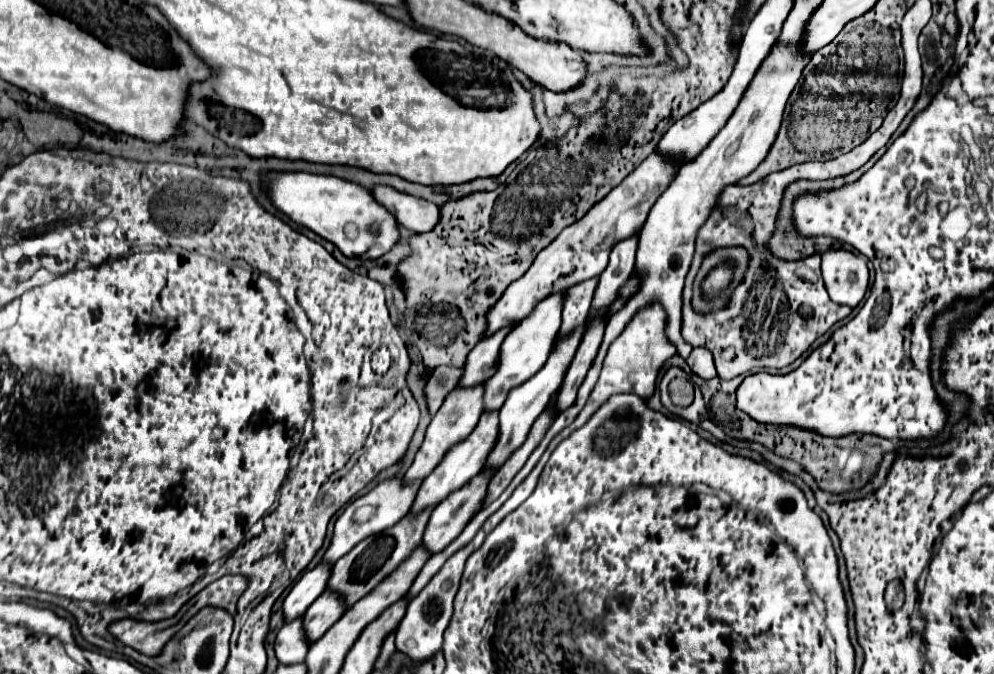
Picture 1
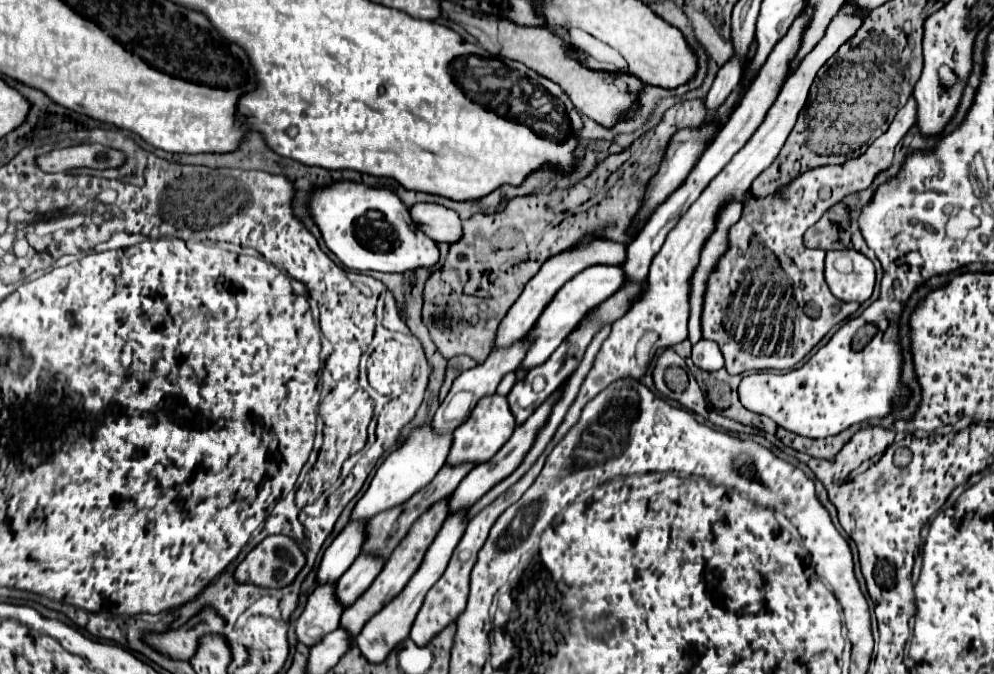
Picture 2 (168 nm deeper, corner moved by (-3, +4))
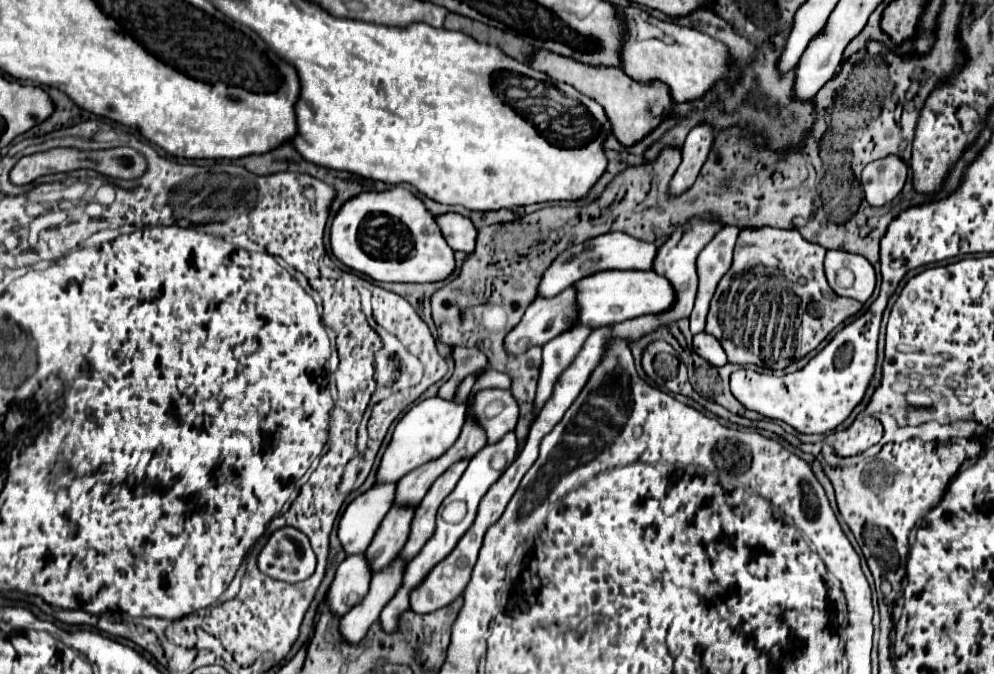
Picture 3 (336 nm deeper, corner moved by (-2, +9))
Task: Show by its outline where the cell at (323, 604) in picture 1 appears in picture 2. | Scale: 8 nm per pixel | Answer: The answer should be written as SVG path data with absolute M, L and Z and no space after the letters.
M358 559L350 565L350 569L336 581L336 597L338 601L348 607L352 605L376 579L376 575L382 571L384 563L374 563L374 559Z

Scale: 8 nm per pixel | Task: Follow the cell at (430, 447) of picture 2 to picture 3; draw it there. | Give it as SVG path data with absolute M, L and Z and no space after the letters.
M439 396L421 400L415 406L411 406L395 426L393 438L391 438L391 442L383 454L381 466L377 470L377 482L399 480L409 470L413 470L429 460L435 460L445 450L449 450L463 428L465 410L467 410L467 404L459 404L455 400L443 400Z

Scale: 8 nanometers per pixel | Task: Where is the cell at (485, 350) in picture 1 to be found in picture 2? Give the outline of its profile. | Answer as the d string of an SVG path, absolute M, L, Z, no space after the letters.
M602 239L602 243L594 243L594 247L578 247L578 249L570 249L570 251L564 251L564 253L558 253L558 255L550 257L542 265L542 269L528 281L528 285L524 287L522 295L516 299L516 303L510 307L510 311L506 313L502 323L498 325L492 349L512 347L516 341L520 341L522 335L526 335L526 331L530 329L530 323L534 323L534 319L538 319L538 315L542 313L542 307L546 305L546 301L550 301L554 297L554 293L568 279L572 279L576 273L580 273L582 269L586 269L590 265L598 265L598 263L604 263L604 265L622 265L624 255L626 255L626 245L614 243L610 239Z

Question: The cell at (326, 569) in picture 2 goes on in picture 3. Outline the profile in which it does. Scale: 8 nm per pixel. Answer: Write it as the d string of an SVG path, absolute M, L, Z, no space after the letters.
M381 482L359 494L339 520L339 540L347 554L359 554L371 544L381 520L393 506L397 482Z

